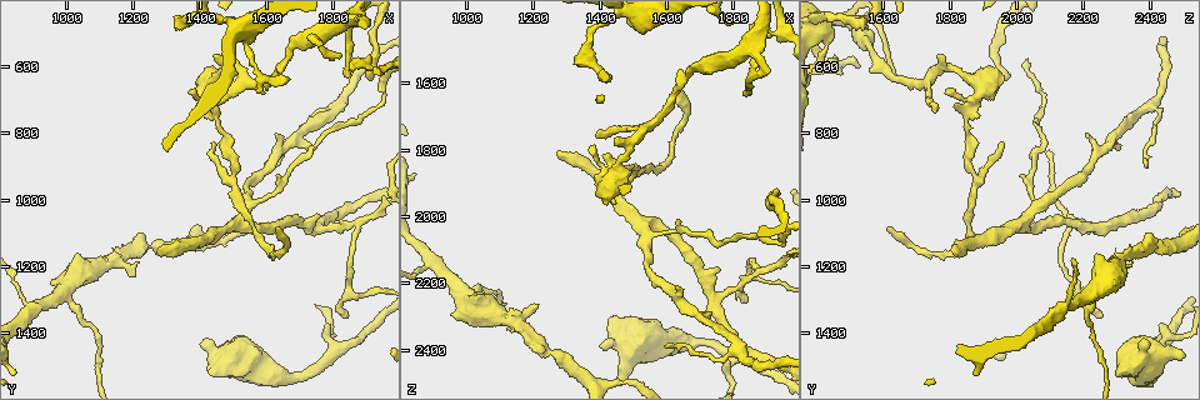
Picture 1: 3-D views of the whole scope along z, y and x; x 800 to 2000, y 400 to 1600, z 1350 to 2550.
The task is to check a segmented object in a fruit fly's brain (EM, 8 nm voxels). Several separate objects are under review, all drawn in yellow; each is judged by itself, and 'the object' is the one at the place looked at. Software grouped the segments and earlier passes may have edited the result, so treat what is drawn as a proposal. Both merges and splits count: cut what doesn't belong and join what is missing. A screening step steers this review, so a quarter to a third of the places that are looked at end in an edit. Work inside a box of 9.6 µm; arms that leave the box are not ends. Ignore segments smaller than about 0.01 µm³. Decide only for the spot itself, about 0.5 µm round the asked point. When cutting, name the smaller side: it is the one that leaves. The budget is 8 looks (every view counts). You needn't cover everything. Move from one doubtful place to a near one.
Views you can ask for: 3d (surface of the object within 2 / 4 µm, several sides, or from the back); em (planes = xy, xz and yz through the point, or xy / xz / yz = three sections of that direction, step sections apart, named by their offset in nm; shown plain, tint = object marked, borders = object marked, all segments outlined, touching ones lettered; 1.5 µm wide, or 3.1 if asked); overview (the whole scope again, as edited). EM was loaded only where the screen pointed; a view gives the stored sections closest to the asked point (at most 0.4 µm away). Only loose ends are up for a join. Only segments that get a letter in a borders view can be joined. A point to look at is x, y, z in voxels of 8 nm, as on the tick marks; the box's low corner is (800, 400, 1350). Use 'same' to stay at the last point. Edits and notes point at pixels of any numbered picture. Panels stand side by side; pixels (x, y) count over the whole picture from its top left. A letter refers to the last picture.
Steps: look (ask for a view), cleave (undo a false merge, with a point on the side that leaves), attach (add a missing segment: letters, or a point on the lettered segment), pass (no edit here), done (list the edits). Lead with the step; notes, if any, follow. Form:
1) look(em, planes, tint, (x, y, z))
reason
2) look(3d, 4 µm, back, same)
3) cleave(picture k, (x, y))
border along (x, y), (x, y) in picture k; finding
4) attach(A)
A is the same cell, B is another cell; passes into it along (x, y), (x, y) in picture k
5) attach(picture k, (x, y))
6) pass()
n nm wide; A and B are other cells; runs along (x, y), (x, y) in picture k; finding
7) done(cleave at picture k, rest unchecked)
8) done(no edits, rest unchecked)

look(3d, 4 µm, back, (990, 1270, 2220))

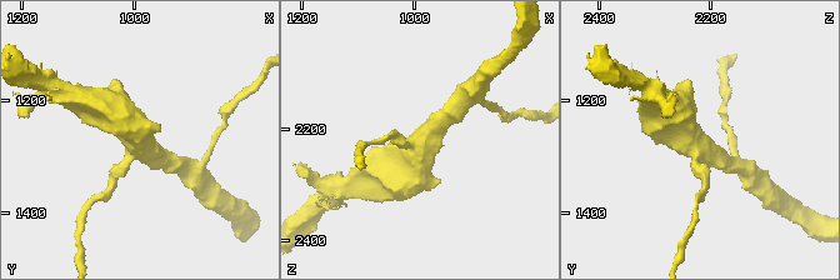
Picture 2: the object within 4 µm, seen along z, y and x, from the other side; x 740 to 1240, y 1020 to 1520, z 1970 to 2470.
look(em, xz, step 8, tint, (990, 1275, 2230))
3 arms; shape alone is not enough

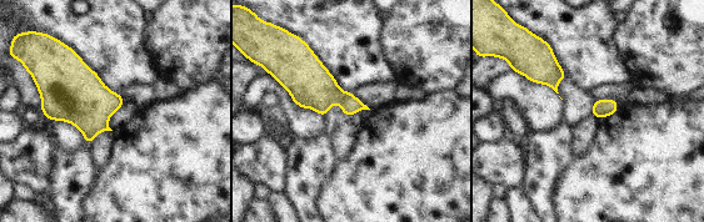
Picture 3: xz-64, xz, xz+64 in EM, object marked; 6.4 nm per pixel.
look(em, planes, borders, same)
cut it another way

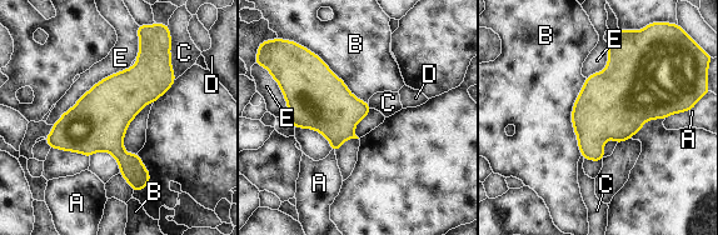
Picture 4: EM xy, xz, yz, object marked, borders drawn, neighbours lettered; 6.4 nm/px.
pass()
380 nm wide; A, B, C, D and E are other cells; border along (130, 65), (96, 81), (53, 125) in picture 4; one neuron here

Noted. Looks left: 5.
look(em, planes, borders, (1900, 630, 1970))
an open end

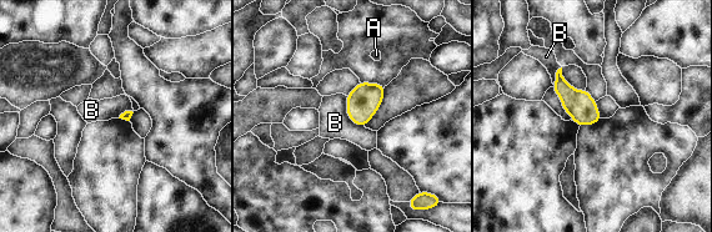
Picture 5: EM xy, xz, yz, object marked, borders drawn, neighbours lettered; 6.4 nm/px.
pass()
A and B are other cells; border along (346, 96), (347, 116), (364, 126) in picture 5; no lettered segment goes on from it

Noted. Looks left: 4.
look(3d, 2 µm, (1870, 1070, 2160))
sharp bend

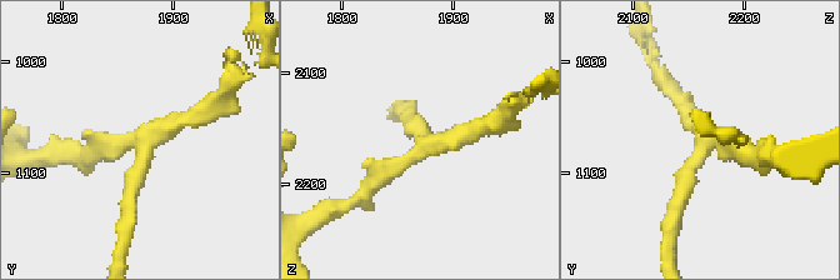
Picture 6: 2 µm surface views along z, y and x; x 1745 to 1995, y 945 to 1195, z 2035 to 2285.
look(em, planes, tint, (1870, 1076, 2168))
3 arms; need the tissue

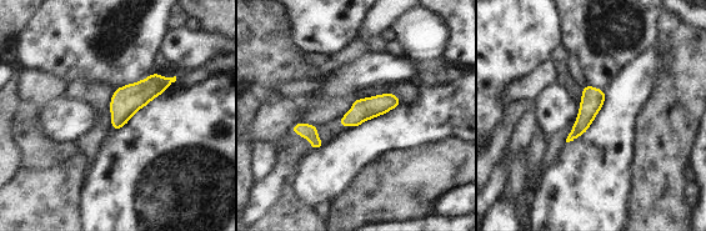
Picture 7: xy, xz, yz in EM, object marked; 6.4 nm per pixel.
look(em, planes, borders, same)

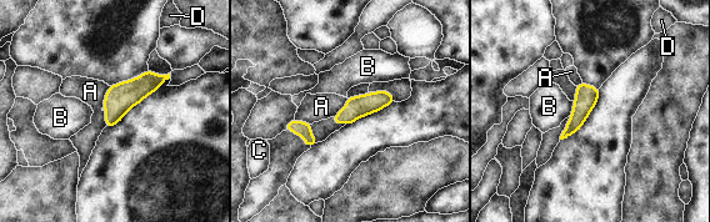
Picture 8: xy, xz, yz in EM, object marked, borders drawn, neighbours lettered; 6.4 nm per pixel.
pass()
140 nm wide; A, B, C and D are other cells; border along (110, 86), (103, 106) in picture 8; all the same neuron

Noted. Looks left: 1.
done(no edits, rest unchecked)

